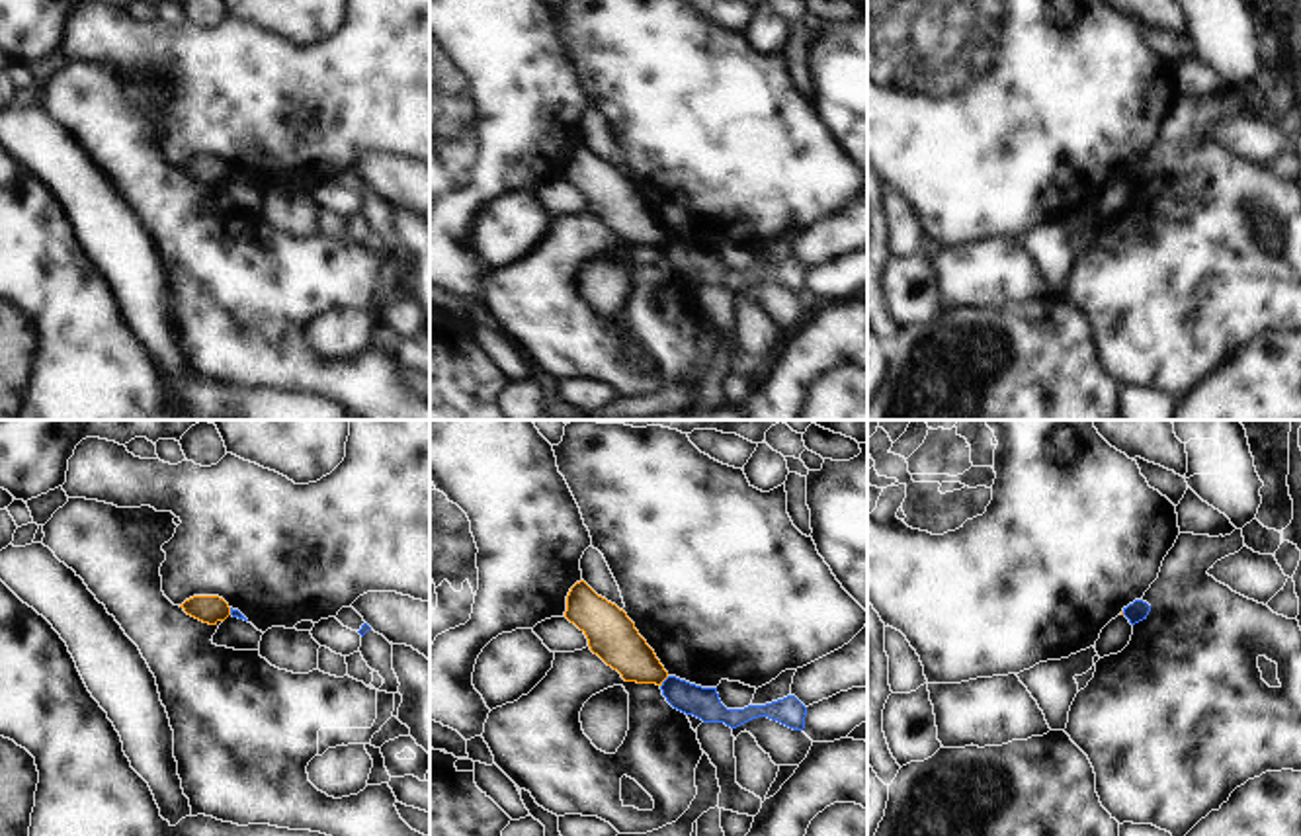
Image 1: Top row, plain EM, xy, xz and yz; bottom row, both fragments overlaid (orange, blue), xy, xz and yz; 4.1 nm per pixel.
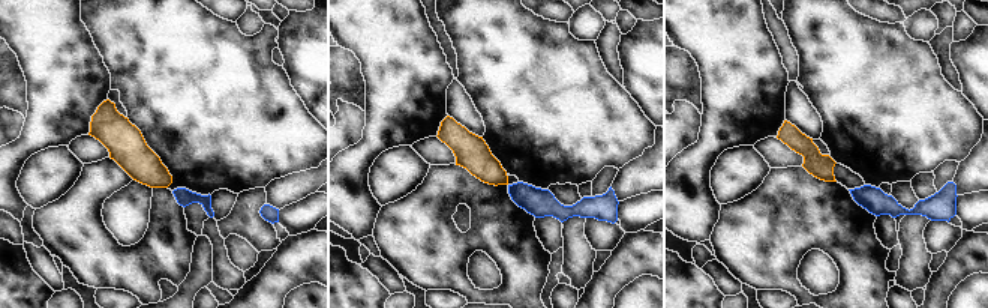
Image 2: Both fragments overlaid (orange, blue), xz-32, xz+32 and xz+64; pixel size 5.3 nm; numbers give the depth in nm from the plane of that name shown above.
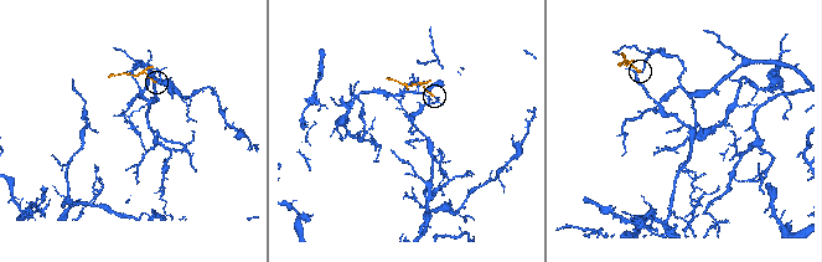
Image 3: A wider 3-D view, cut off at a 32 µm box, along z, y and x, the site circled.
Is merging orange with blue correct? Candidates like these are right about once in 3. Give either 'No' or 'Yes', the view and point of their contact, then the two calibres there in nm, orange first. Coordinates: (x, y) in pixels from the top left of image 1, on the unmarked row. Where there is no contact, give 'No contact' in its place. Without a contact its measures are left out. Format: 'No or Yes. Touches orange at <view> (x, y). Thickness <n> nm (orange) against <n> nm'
No. Touches orange at xz (663, 243). Thickness 190 nm (orange) against 130 nm

